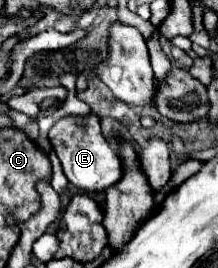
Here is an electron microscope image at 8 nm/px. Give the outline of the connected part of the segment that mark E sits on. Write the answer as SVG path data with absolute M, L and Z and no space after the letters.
M87 114L87 116L65 116L61 118L51 130L49 130L49 142L61 160L63 172L71 184L75 184L79 190L85 192L101 192L121 180L123 166L119 156L113 152L105 136L101 134L99 116Z

